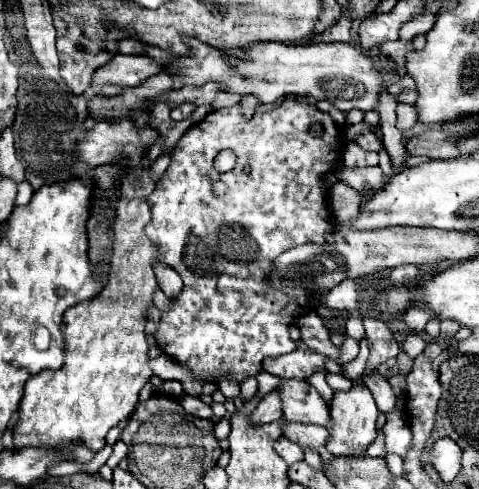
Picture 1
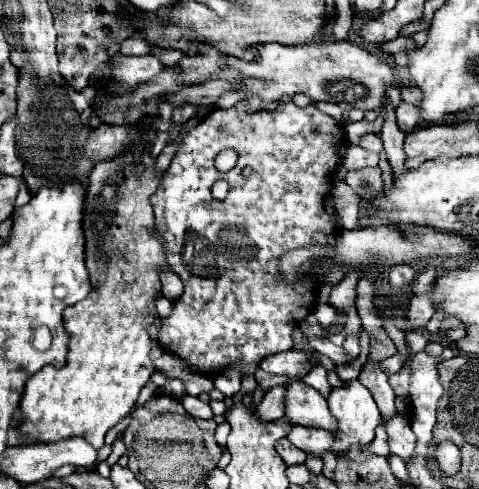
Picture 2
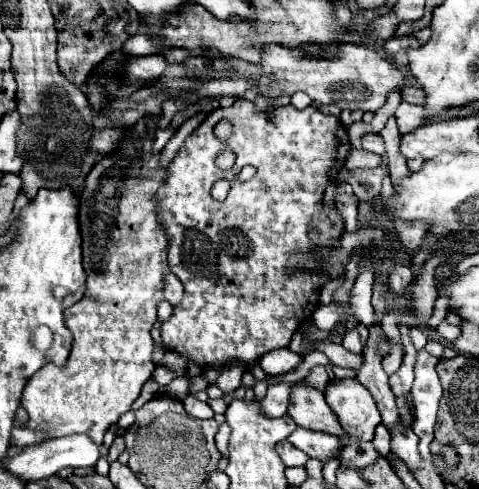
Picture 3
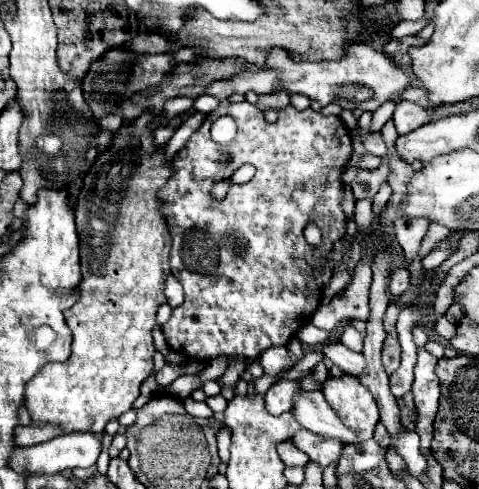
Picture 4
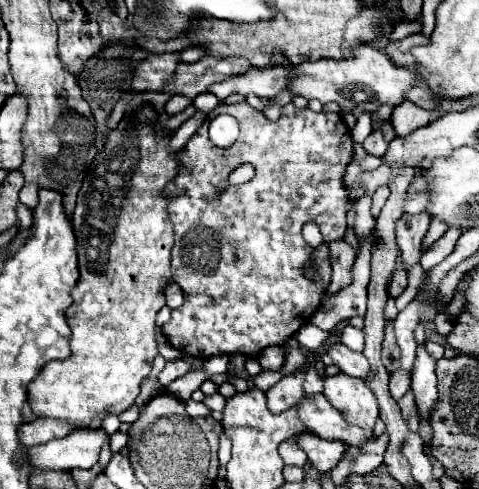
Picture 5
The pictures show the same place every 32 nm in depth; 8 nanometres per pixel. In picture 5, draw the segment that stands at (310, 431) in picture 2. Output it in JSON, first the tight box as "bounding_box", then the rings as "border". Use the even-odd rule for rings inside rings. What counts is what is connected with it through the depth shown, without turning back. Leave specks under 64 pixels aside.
{"bounding_box":[298,432,344,472],"border":[[[302,432],[298,434],[298,446],[308,454],[308,460],[320,470],[326,472],[334,468],[344,454],[344,444],[336,440],[324,440],[320,436],[312,436],[312,432]]]}

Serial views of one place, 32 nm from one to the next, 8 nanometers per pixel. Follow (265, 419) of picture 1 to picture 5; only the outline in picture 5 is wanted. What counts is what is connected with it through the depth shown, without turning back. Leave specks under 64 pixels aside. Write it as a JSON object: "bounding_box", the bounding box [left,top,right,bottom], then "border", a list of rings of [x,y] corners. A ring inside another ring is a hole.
{"bounding_box":[266,372,304,414],"border":[[[298,372],[292,376],[284,376],[278,384],[274,384],[266,392],[268,408],[272,408],[272,414],[280,414],[280,412],[296,406],[296,400],[300,400],[300,396],[304,396],[302,382],[304,382],[304,372]]]}

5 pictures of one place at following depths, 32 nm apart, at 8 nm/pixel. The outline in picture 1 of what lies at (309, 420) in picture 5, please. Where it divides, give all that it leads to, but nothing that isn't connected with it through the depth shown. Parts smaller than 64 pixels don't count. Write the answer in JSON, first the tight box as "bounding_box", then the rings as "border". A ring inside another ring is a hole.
{"bounding_box":[278,380,328,426],"border":[[[282,380],[278,386],[284,420],[328,426],[328,406],[322,396],[308,382],[302,380]]]}

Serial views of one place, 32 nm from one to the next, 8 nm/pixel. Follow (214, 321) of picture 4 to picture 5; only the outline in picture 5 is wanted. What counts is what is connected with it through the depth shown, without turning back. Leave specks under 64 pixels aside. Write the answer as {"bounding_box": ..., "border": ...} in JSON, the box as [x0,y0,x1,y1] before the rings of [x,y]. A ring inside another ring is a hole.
{"bounding_box":[162,102,352,358],"border":[[[238,102],[238,104],[220,104],[216,110],[212,110],[206,118],[206,122],[196,130],[196,134],[186,142],[186,146],[180,150],[178,154],[178,164],[180,164],[180,172],[176,174],[174,180],[170,180],[164,188],[164,196],[168,198],[168,218],[170,222],[174,224],[174,248],[172,248],[172,278],[182,286],[184,290],[184,304],[176,310],[172,310],[172,318],[170,322],[166,322],[162,326],[162,332],[166,336],[166,340],[176,348],[180,350],[182,354],[188,354],[188,356],[194,356],[194,358],[210,358],[210,356],[220,356],[220,354],[242,354],[242,356],[248,356],[248,358],[254,358],[258,356],[264,348],[268,346],[280,346],[280,344],[286,344],[290,340],[290,336],[294,336],[304,324],[310,322],[312,314],[320,308],[322,304],[322,298],[326,294],[326,288],[330,284],[330,262],[328,262],[328,242],[332,240],[340,240],[348,228],[346,224],[346,198],[348,198],[348,192],[344,188],[344,172],[346,172],[346,166],[350,164],[352,160],[352,136],[350,136],[350,130],[348,126],[344,124],[344,120],[340,118],[340,114],[334,114],[334,112],[312,112],[310,108],[306,110],[298,110],[292,102],[286,104],[280,112],[280,118],[276,122],[268,122],[264,118],[262,112],[258,112],[256,108],[252,108],[248,102]],[[220,114],[230,114],[238,120],[240,124],[240,134],[238,134],[238,140],[230,146],[230,148],[218,148],[210,142],[208,138],[208,126],[210,122],[220,116]],[[240,164],[252,164],[256,168],[256,176],[246,182],[246,184],[240,184],[240,186],[226,186],[226,190],[222,192],[222,196],[216,194],[216,186],[222,184],[222,182],[228,182],[228,176],[234,168],[238,168]],[[306,222],[316,222],[320,232],[322,232],[322,246],[318,248],[310,248],[306,244],[306,240],[302,238],[302,226]],[[316,264],[316,272],[318,272],[318,280],[308,280],[304,276],[306,268]]]}

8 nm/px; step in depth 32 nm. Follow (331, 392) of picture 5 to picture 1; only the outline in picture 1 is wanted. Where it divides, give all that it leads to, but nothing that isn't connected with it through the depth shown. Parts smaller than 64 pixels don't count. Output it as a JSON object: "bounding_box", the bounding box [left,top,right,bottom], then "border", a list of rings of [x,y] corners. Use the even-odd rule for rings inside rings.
{"bounding_box":[326,384,378,458],"border":[[[354,384],[354,388],[348,390],[348,392],[336,392],[334,398],[332,398],[330,416],[332,416],[332,424],[328,426],[330,434],[328,434],[326,450],[332,456],[346,456],[346,458],[362,456],[366,452],[366,448],[376,440],[378,408],[376,408],[368,388]]]}

